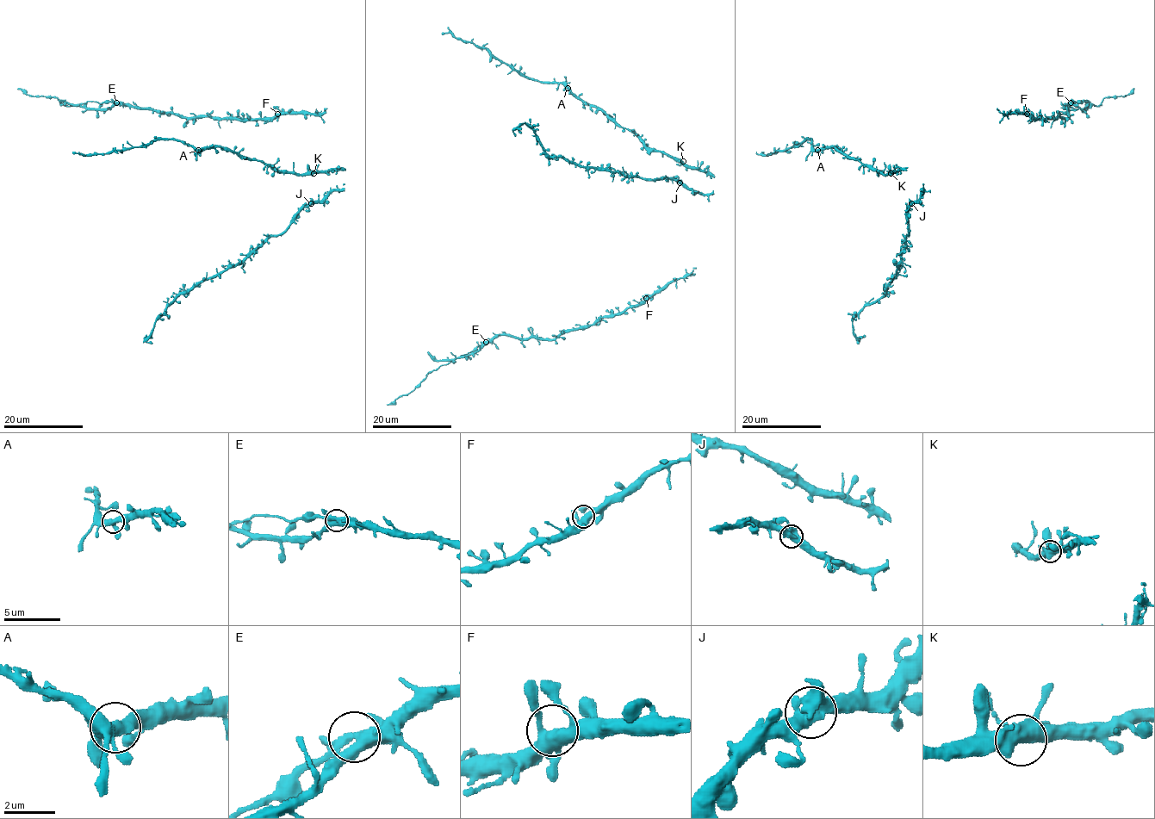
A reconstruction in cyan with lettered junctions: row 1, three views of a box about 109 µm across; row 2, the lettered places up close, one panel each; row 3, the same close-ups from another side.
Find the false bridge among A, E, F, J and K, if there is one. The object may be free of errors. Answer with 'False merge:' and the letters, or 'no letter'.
False merge: E

